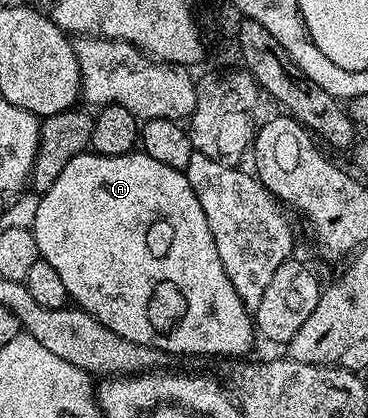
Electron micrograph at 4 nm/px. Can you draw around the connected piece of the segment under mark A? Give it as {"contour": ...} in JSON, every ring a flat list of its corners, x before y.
{"contour":[[91,150,80,152,74,158,70,158,66,162,66,167,62,169,62,174,58,174,58,178,54,178,54,186,50,186,50,190,46,190,40,196,38,214,34,217,31,230,34,234,34,238,38,242,40,259,50,262,50,266,54,266,54,270,58,270,58,275,62,277,62,283,66,286,71,303,75,305,75,307,82,309,83,312,89,312,91,316,98,318,98,322,102,322,102,326,110,326,110,330,114,330,114,334,122,334,122,338,130,338,130,342,138,342,142,346,154,346,158,350,171,354,173,357,236,356,232,358,240,358,243,357,240,355,251,346,252,336,254,337,253,317,250,315,249,308,242,302,242,298,238,298,238,290,234,290,234,286,230,286,230,278,226,278,226,270,222,270,222,258,218,258,218,246,214,246,214,234,210,234,210,226,206,222,206,214,202,214,202,202,198,202,198,198,190,186,187,175,185,175,181,169,162,166,162,162,154,162,154,158,150,158,142,150,133,150,128,152,125,156,100,156]]}

